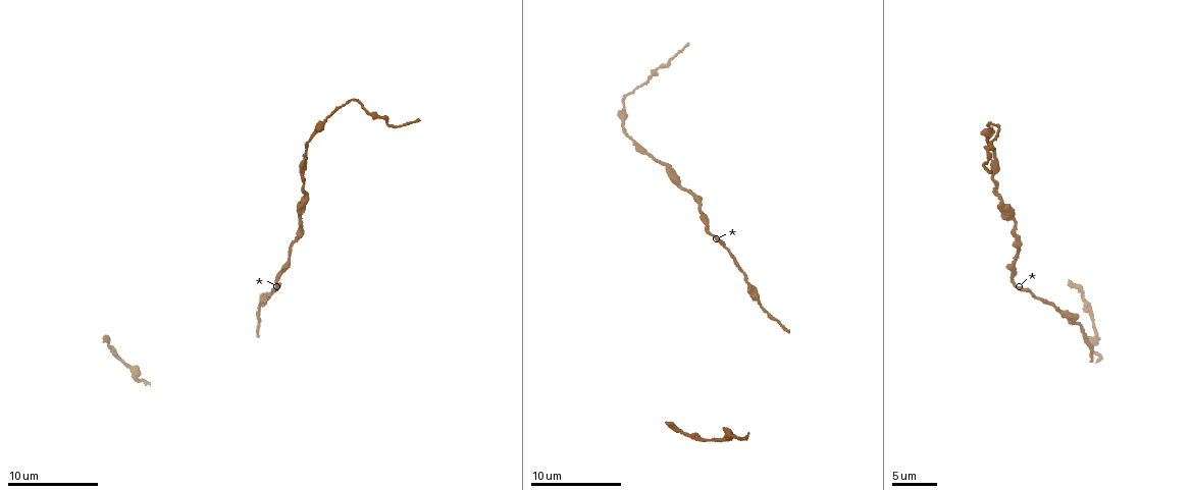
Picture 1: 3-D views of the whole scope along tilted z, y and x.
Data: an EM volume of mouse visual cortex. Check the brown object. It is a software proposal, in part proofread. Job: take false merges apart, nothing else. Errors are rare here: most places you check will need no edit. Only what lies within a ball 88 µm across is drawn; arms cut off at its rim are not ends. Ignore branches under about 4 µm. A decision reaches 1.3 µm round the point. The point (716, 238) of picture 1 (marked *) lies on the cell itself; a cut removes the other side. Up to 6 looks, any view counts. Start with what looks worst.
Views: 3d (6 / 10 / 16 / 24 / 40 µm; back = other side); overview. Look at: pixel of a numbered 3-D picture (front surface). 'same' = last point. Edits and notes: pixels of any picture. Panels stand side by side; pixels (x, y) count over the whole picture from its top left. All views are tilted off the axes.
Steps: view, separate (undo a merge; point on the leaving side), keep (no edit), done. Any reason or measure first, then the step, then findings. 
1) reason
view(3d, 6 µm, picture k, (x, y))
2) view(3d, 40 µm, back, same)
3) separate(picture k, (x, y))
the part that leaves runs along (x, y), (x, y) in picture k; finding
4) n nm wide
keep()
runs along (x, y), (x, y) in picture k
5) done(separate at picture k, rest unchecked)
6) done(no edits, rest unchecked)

calibre changes
view(3d, 10 µm, picture 1, (625, 107))

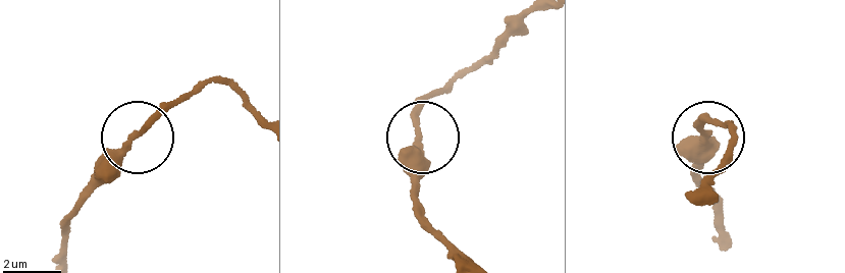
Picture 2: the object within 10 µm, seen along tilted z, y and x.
keep()
runs along (467, 262), (422, 223), (412, 188), (420, 123), (433, 92) in picture 2; one cell here

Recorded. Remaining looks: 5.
calibre changes
view(3d, 6 µm, picture 1, (1000, 201))

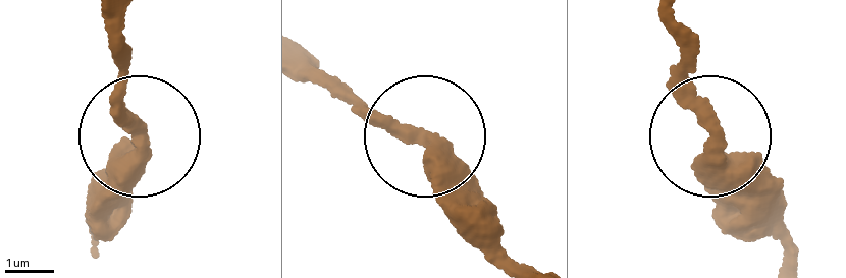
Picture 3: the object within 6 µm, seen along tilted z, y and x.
keep()
runs along (790, 256), (770, 190), (716, 143), (692, 43), (664, 11) in picture 3; continuous, no second cell

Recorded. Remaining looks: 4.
narrows sharply
view(3d, 6 µm, picture 1, (1081, 298))

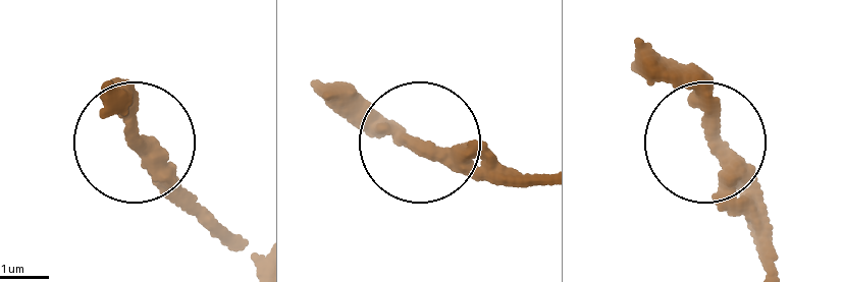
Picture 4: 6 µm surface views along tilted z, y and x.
view(3d, 6 µm, back, picture 4, (716, 134))

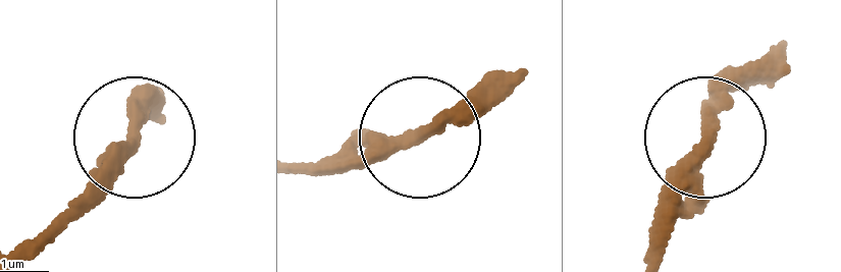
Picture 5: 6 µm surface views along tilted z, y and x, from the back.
keep()
one cell here

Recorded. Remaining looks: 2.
done(no edits, rest unchecked)

